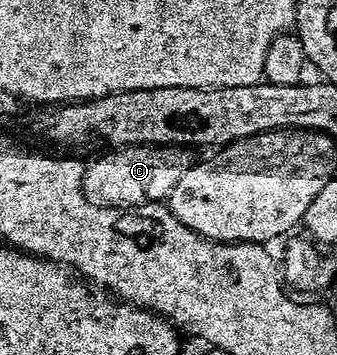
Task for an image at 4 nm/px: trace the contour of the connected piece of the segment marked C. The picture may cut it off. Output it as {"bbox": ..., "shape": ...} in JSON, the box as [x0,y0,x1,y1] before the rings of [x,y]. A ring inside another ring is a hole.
{"bbox":[83,146,195,208],"shape":[[[124,146],[106,152],[86,165],[83,190],[96,203],[112,208],[139,208],[148,202],[170,199],[177,180],[195,162],[192,151],[182,146]]]}

